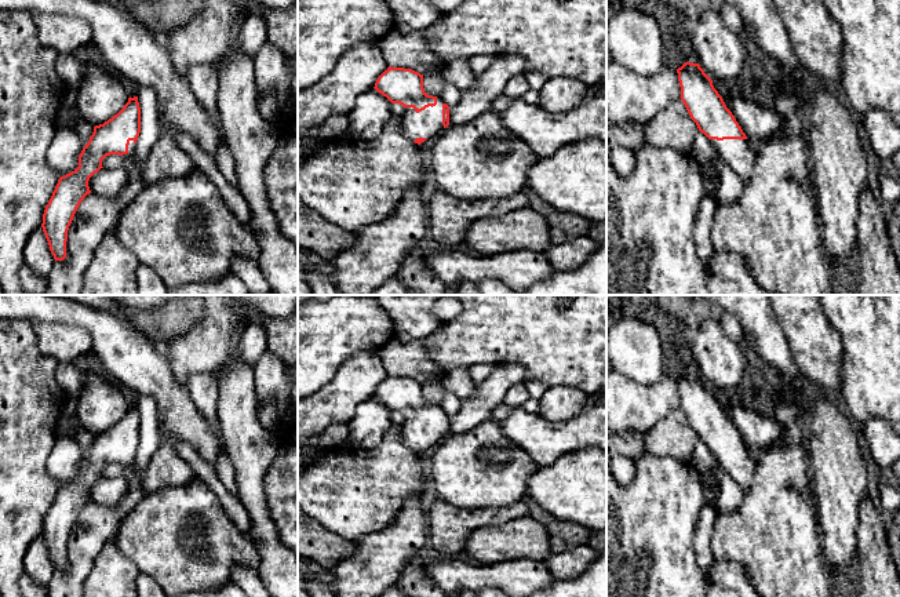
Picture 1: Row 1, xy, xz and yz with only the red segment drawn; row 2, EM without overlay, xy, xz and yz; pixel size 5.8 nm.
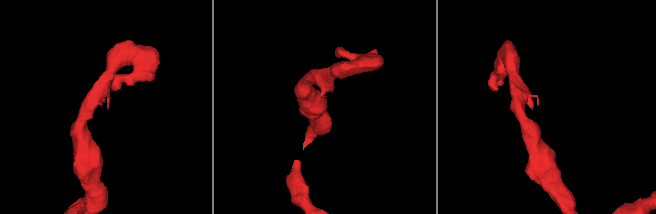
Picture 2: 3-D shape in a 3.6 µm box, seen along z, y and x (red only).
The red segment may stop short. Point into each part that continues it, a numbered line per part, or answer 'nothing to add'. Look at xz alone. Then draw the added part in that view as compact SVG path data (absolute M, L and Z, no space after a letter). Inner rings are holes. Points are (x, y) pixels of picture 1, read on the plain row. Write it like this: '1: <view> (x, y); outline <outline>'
1: xz (427, 432); outline M437 405L437 414L429 415L416 422L413 416L405 416L402 427L402 438L408 448L433 447L444 440L442 434L442 408Z

